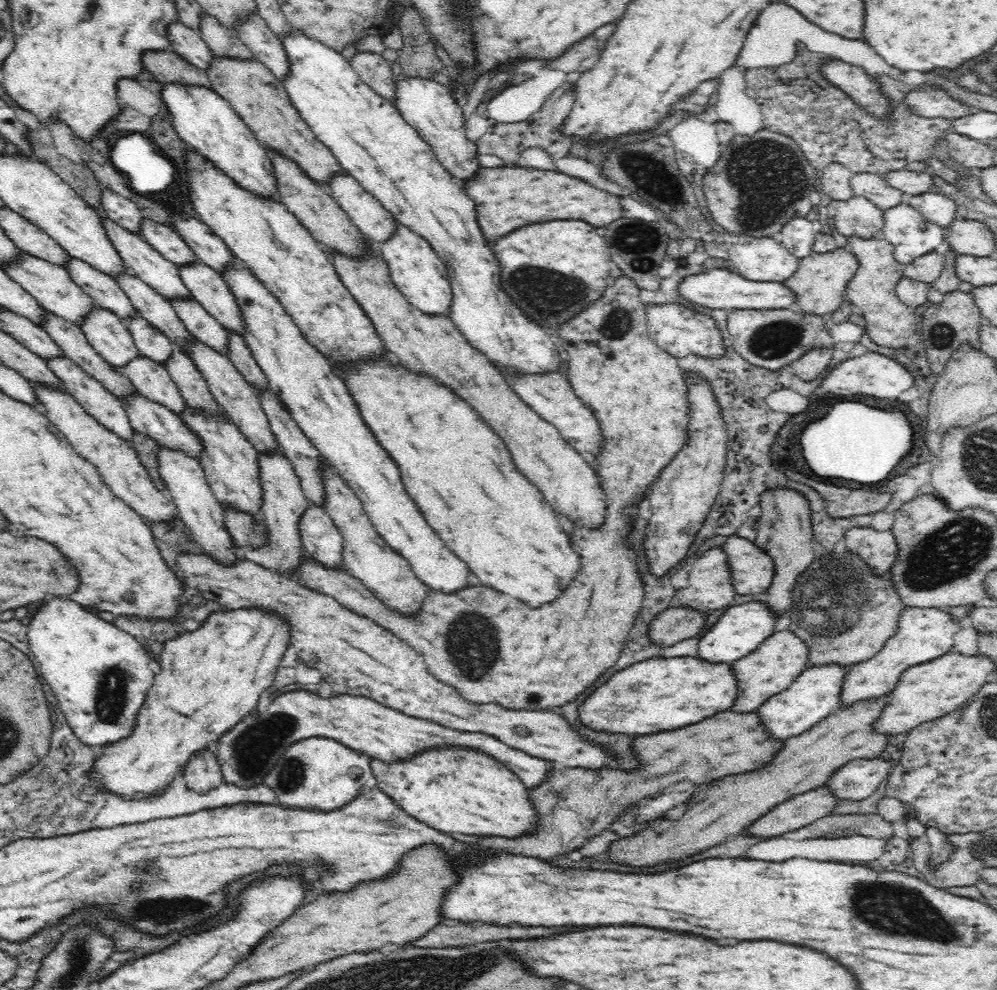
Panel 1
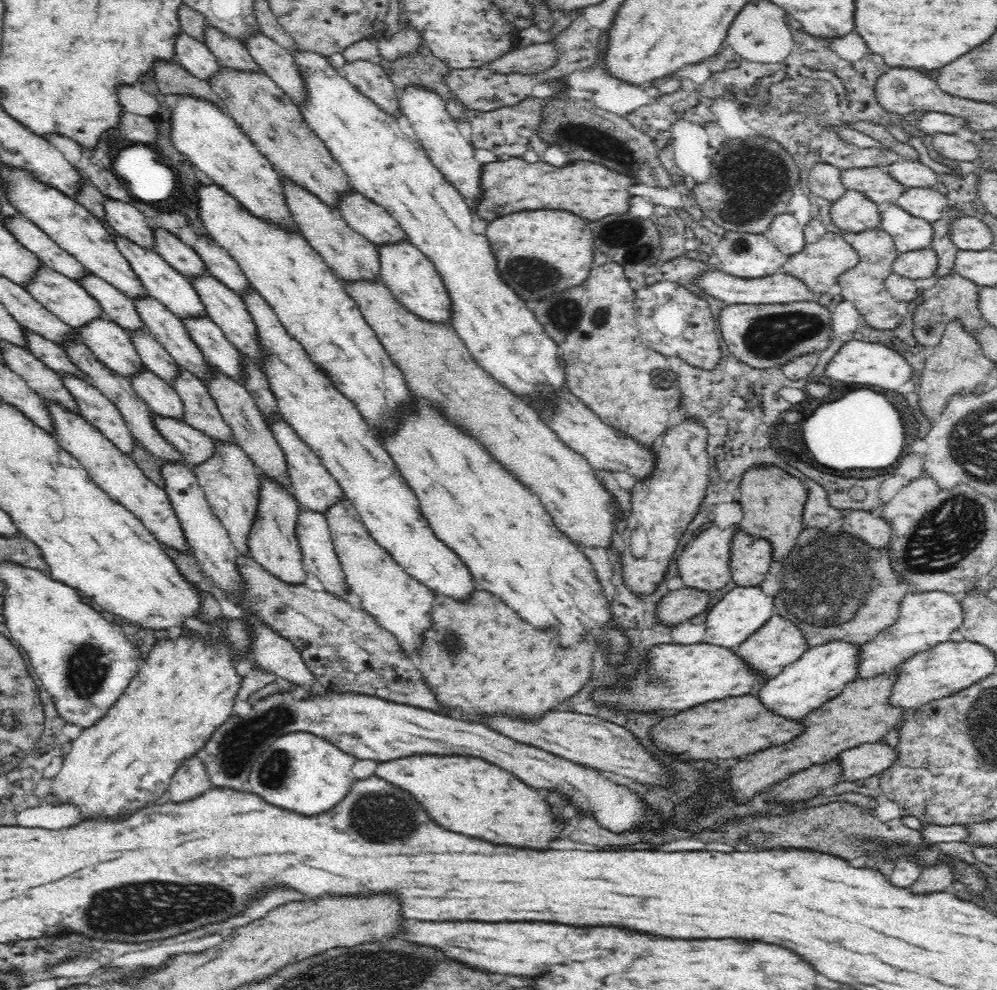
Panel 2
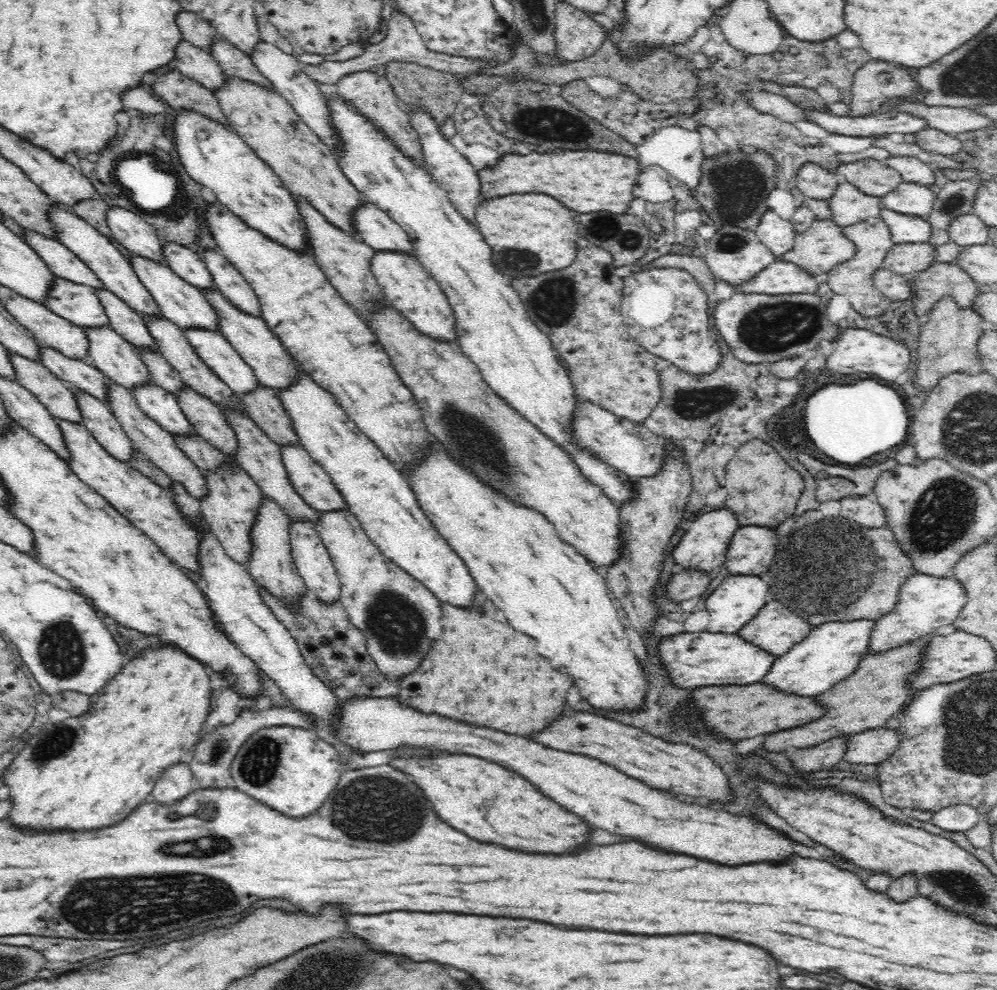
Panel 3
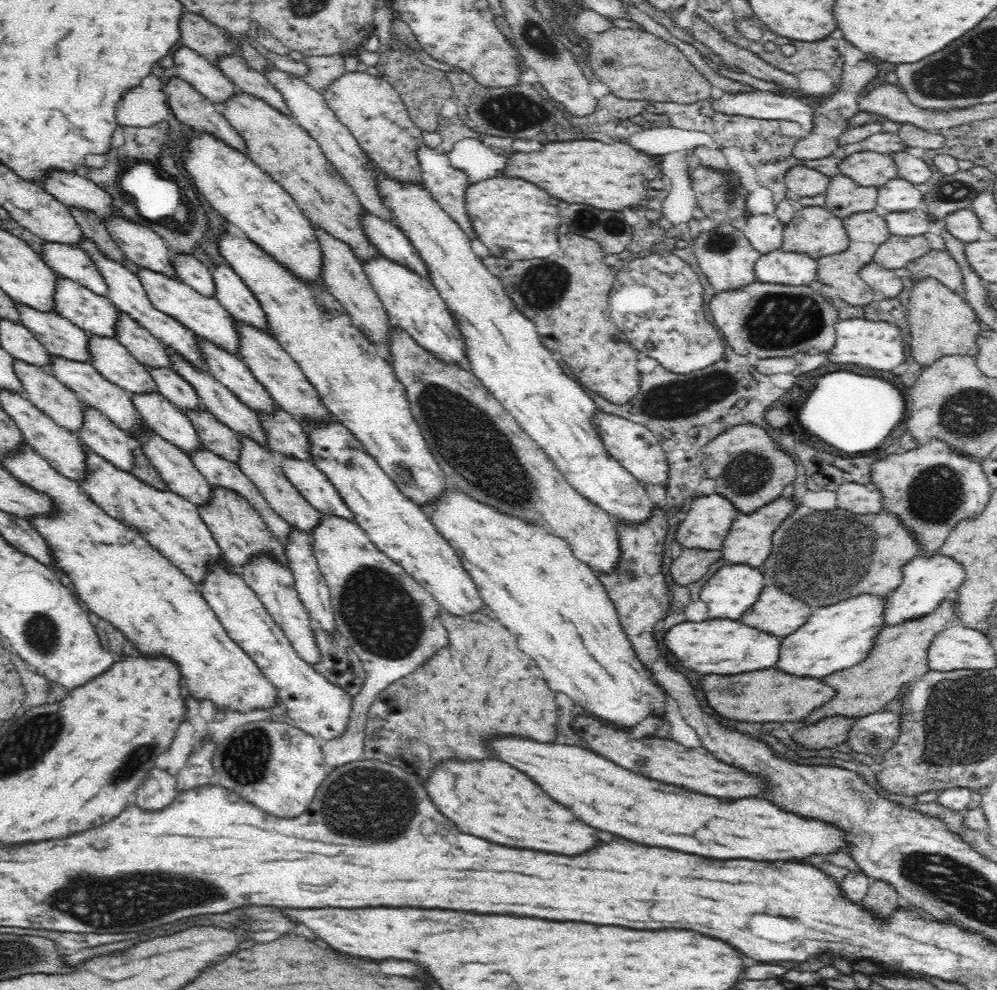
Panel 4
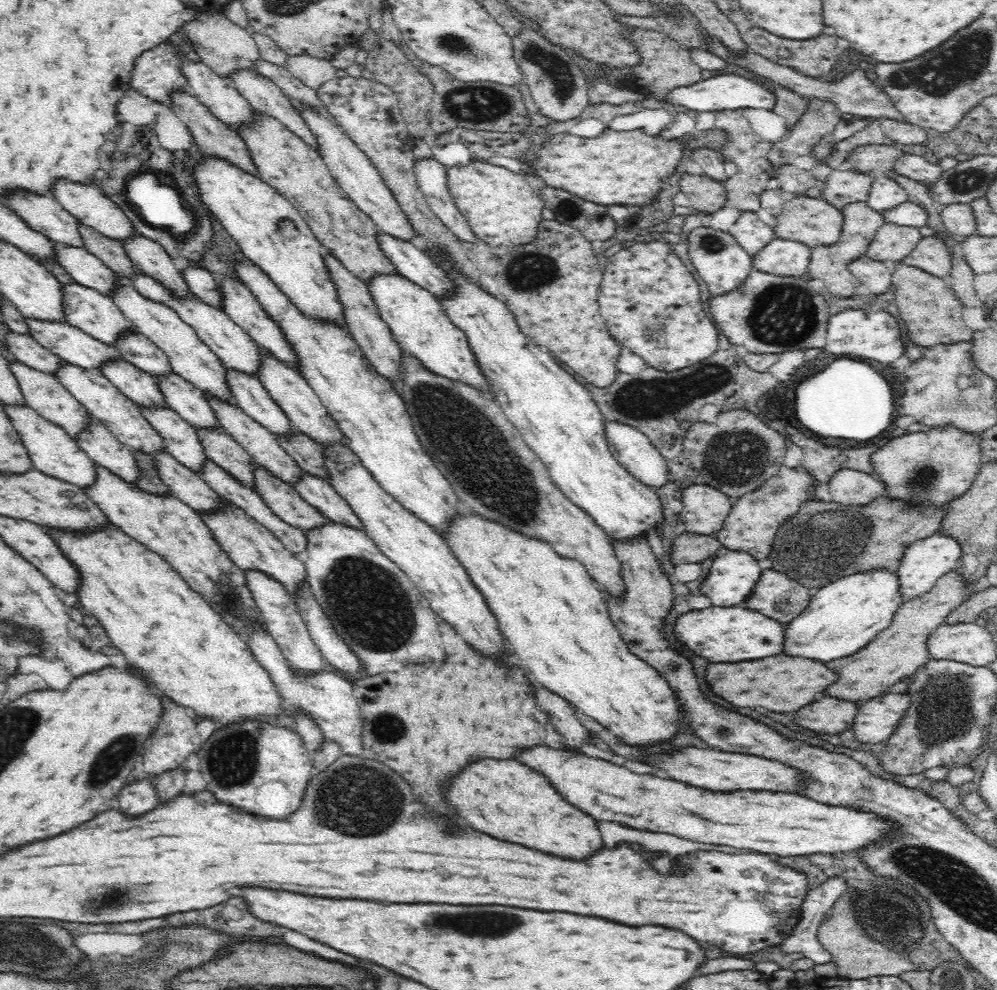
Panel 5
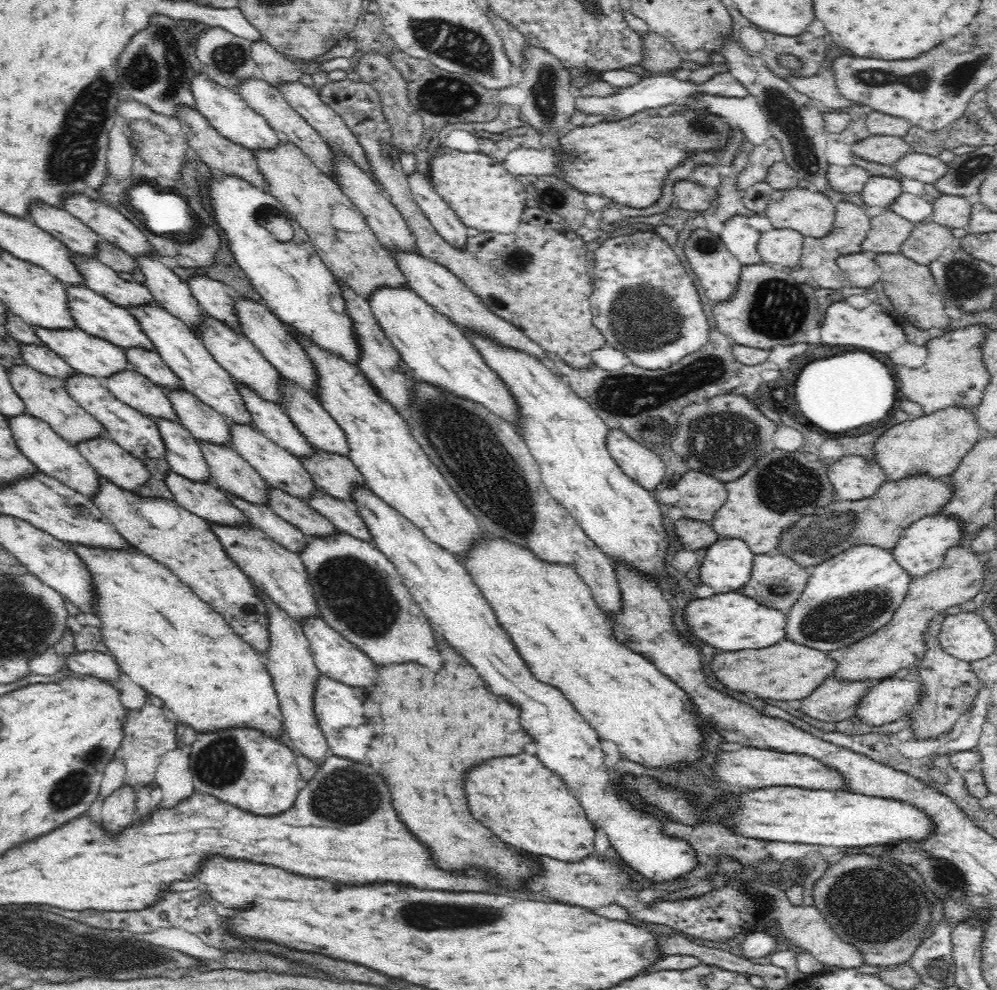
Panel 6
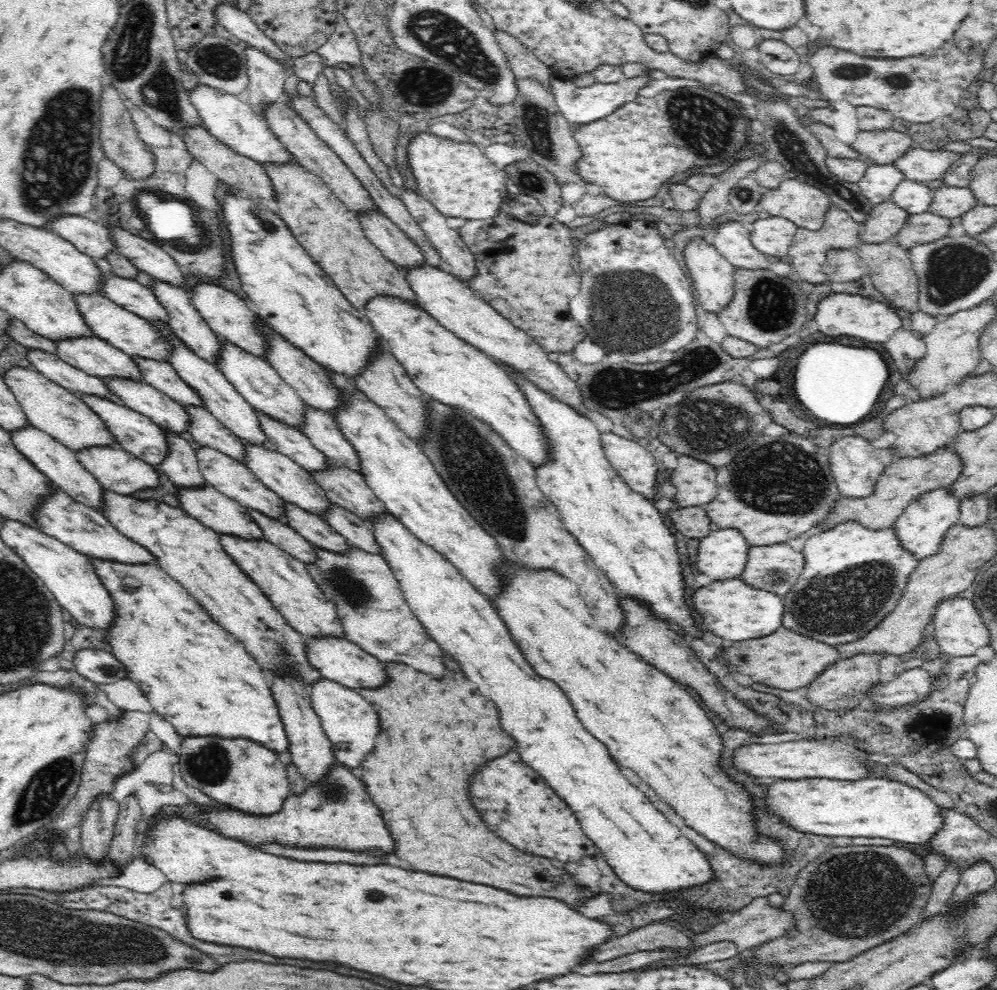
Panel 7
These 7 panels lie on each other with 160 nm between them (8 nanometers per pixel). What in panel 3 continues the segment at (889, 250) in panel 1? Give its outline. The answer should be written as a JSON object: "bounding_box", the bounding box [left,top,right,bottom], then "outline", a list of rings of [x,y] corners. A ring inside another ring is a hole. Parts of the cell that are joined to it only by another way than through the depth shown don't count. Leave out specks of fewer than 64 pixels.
{"bounding_box":[822,218,895,317],"outline":[[[874,218],[873,220],[856,222],[852,226],[846,226],[846,228],[843,228],[843,234],[854,244],[856,251],[852,258],[846,259],[846,262],[840,262],[840,264],[832,266],[822,279],[828,283],[828,286],[836,294],[846,295],[852,309],[856,310],[858,314],[865,317],[882,315],[890,308],[892,300],[872,285],[872,274],[882,267],[885,254],[895,244],[891,240],[889,227],[881,218]]]}

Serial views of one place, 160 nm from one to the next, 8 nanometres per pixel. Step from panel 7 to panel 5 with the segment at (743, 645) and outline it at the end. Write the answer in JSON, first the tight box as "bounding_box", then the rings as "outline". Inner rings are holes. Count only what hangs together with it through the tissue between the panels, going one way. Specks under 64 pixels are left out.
{"bounding_box":[705,652,837,713],"outline":[[[780,652],[769,657],[744,659],[738,662],[709,663],[705,676],[713,693],[737,708],[788,713],[814,702],[837,680],[836,671],[820,659]]]}

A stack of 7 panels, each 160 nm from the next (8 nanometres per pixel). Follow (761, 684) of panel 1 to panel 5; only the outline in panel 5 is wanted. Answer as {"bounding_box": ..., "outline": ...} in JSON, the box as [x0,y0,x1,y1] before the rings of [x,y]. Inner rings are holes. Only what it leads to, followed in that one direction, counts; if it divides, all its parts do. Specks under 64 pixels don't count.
{"bounding_box":[742,566,811,624],"outline":[[[773,566],[761,570],[753,591],[742,605],[787,624],[804,610],[811,595],[804,584]]]}

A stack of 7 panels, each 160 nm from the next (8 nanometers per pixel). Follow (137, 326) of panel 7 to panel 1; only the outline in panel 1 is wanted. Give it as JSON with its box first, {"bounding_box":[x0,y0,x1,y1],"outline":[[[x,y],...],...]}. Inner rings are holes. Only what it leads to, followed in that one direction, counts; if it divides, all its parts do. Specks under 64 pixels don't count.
{"bounding_box":[4,253,94,327],"outline":[[[28,253],[22,254],[18,263],[4,269],[8,277],[14,279],[20,286],[24,287],[48,313],[63,318],[72,324],[80,327],[86,320],[88,314],[94,309],[92,297],[86,294],[73,280],[66,268],[31,256]]]}

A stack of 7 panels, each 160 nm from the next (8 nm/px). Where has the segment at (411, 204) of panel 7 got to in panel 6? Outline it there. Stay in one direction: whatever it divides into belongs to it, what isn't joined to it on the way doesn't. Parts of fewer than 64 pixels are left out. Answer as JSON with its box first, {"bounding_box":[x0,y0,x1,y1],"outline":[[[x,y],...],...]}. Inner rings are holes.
{"bounding_box":[407,171,468,249],"outline":[[[415,171],[407,177],[409,196],[422,211],[422,215],[430,221],[436,234],[453,248],[464,249],[468,239],[467,227],[454,215],[454,211],[448,209],[440,196],[433,192],[428,175]]]}

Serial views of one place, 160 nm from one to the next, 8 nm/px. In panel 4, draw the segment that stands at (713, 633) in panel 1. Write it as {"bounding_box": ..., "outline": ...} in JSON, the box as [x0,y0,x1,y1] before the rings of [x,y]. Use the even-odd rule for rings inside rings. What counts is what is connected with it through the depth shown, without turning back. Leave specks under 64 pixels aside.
{"bounding_box":[699,563,766,619],"outline":[[[729,563],[720,566],[716,573],[700,588],[699,598],[707,603],[710,617],[741,619],[744,611],[756,602],[760,591],[766,585],[763,569],[748,563]]]}

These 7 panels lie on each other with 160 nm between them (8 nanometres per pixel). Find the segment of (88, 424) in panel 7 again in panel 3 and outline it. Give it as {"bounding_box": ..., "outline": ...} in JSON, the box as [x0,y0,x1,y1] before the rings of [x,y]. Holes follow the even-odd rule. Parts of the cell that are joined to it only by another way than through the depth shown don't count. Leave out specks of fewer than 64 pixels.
{"bounding_box":[9,353,82,424],"outline":[[[9,353],[16,378],[29,390],[57,420],[79,424],[82,419],[75,394],[66,382],[57,378],[41,362],[28,360],[19,354]]]}

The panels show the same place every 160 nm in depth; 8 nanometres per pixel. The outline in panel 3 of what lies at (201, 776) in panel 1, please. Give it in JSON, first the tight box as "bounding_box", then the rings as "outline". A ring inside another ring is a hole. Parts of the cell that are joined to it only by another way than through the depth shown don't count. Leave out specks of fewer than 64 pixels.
{"bounding_box":[147,762,201,805],"outline":[[[178,762],[160,773],[159,778],[154,781],[147,800],[172,805],[177,800],[184,798],[184,795],[200,788],[201,786],[194,780],[189,766],[186,763]]]}

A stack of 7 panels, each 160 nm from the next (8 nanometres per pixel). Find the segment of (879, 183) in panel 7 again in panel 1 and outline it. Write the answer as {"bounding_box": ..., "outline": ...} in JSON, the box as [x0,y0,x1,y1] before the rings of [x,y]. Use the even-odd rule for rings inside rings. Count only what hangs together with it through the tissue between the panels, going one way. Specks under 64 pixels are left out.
{"bounding_box":[905,191,956,229],"outline":[[[928,191],[907,196],[905,202],[925,220],[935,223],[938,227],[946,229],[955,221],[956,205],[942,192]]]}

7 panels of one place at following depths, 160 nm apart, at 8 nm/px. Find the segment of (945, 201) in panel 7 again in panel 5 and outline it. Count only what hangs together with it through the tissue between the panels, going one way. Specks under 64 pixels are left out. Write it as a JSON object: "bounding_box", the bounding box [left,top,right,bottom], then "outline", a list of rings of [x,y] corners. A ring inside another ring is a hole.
{"bounding_box":[940,204,976,238],"outline":[[[946,204],[940,212],[945,231],[956,237],[966,238],[976,234],[976,222],[969,204]]]}

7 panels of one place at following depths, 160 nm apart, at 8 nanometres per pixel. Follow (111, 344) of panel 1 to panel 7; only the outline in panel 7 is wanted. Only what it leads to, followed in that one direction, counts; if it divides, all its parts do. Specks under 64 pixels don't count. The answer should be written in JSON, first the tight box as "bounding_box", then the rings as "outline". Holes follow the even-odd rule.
{"bounding_box":[105,378,190,433],"outline":[[[108,378],[105,382],[110,390],[128,408],[143,414],[169,432],[181,433],[190,428],[190,413],[185,405],[172,400],[167,394],[144,382],[123,378]]]}

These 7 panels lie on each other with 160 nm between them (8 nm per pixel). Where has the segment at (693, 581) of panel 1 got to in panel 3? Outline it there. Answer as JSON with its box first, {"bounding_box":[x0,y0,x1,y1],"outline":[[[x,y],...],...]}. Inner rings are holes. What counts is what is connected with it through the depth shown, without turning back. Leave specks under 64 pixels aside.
{"bounding_box":[673,508,740,574],"outline":[[[716,508],[710,512],[698,514],[673,550],[675,562],[682,567],[704,569],[708,573],[715,574],[724,566],[729,542],[740,525],[736,515],[729,508]]]}

